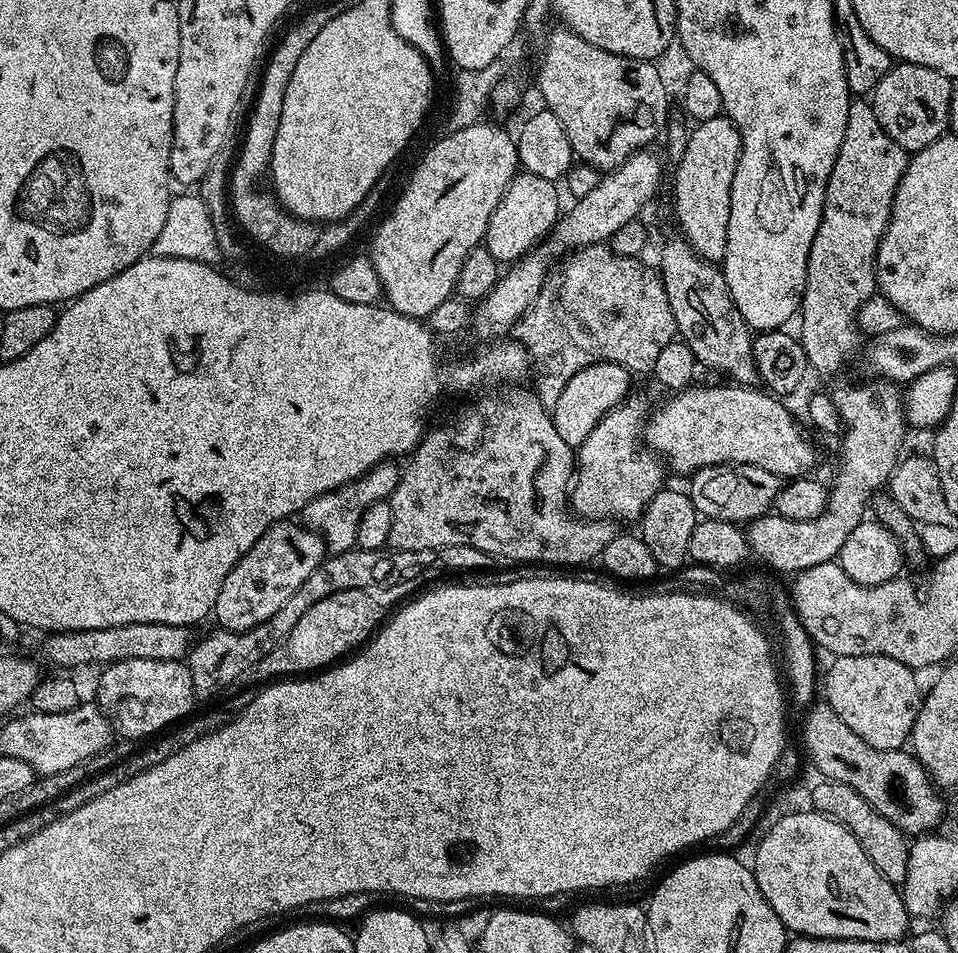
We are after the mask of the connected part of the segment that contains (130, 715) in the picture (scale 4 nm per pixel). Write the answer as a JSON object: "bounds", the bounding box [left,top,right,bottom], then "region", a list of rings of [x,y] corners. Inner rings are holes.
{"bounds":[95,658,198,741],"region":[[[130,658],[103,669],[100,685],[96,688],[95,703],[112,721],[115,731],[129,741],[140,740],[143,736],[155,737],[185,718],[193,715],[192,707],[198,703],[194,682],[184,660],[151,660]]]}

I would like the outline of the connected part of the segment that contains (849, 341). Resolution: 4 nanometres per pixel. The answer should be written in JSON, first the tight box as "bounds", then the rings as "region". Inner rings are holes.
{"bounds":[798,98,909,375],"region":[[[864,98],[853,99],[846,114],[846,134],[842,134],[842,146],[838,146],[838,158],[834,158],[834,170],[830,170],[818,234],[814,234],[814,242],[810,246],[806,286],[798,309],[798,339],[802,350],[806,350],[808,367],[813,373],[834,375],[860,348],[862,333],[856,323],[856,315],[870,297],[877,295],[876,251],[892,216],[894,194],[909,159],[909,153],[898,146],[886,130],[882,130],[882,122],[878,122],[871,103]]]}

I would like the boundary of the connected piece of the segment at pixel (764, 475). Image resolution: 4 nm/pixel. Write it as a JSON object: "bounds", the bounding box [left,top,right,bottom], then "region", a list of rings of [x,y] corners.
{"bounds":[686,464,782,526],"region":[[[749,464],[706,466],[691,473],[689,480],[692,481],[686,485],[686,491],[701,517],[741,526],[757,520],[759,516],[769,515],[782,483],[781,477],[770,474],[770,470]]]}

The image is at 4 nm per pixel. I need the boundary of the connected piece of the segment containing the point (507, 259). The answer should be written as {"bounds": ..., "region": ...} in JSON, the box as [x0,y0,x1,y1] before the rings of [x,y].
{"bounds":[483,170,562,265],"region":[[[520,170],[513,176],[494,214],[490,214],[490,222],[486,226],[484,235],[483,247],[488,248],[490,254],[494,254],[494,258],[500,265],[515,264],[551,232],[552,227],[562,215],[559,191],[561,192],[561,189],[553,181],[538,178],[538,174]]]}

